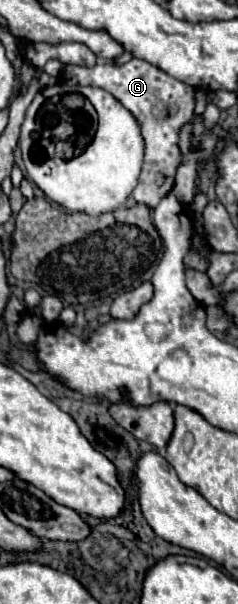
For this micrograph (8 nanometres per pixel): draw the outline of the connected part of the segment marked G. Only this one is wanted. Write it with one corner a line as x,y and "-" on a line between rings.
132,58
126,64
98,62
90,68
68,64
62,70
62,80
70,86
104,88
138,118
142,126
142,136
146,140
146,156
132,198
154,208
174,186
174,176
178,168
178,130
182,122
186,122
186,118
192,118
194,114
194,88
138,58

